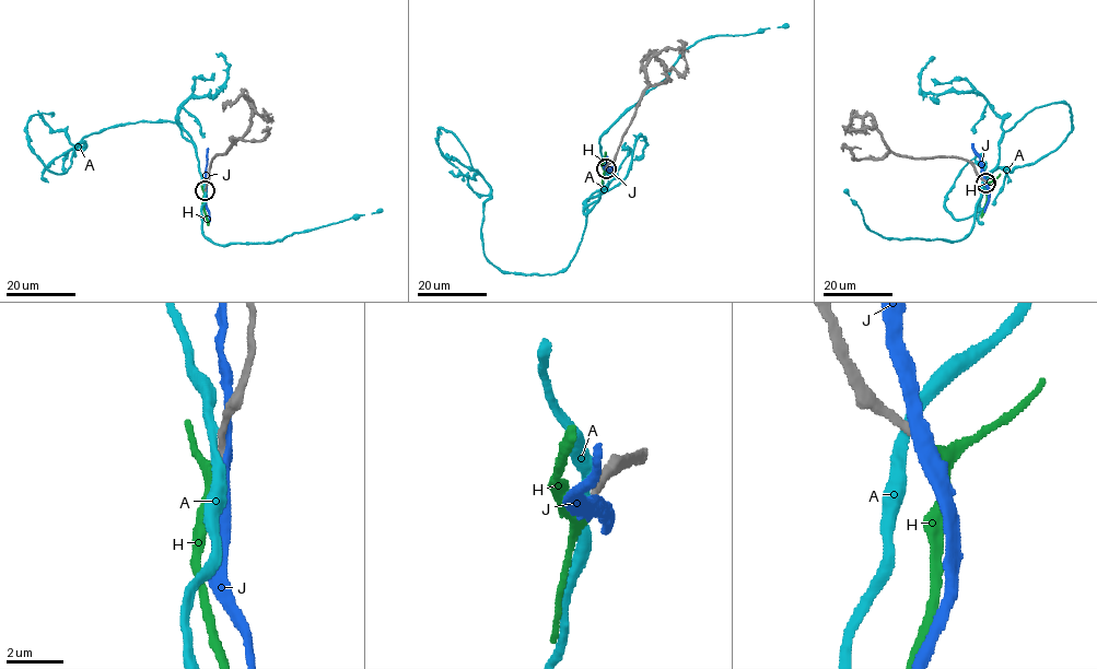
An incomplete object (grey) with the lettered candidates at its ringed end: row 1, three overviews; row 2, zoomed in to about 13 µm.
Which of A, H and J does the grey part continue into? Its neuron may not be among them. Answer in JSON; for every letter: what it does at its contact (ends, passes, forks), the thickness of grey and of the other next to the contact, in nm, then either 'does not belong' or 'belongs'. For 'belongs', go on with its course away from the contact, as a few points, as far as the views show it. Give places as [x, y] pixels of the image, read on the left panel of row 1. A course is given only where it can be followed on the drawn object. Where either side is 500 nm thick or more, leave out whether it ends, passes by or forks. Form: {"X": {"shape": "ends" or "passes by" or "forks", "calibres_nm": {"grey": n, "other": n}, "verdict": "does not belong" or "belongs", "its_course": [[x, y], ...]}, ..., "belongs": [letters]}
{"A": {"shape": "passes by", "calibres_nm": {"grey": 400, "other": 320}, "verdict": "does not belong"}, "H": {"shape": "passes by", "calibres_nm": {"grey": 320, "other": 360}, "verdict": "belongs", "its_course": [[206, 191], [202, 208], [208, 225]]}, "J": {"shape": "passes by", "calibres_nm": {"grey": 400, "other": 360}, "verdict": "does not belong"}, "belongs": ["H"]}

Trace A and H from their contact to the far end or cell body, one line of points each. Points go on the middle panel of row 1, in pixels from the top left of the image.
A: (606, 166), (573, 258), (540, 276), (486, 257), (490, 186), (439, 129), (462, 179)
H: (606, 167), (602, 163), (605, 152)

